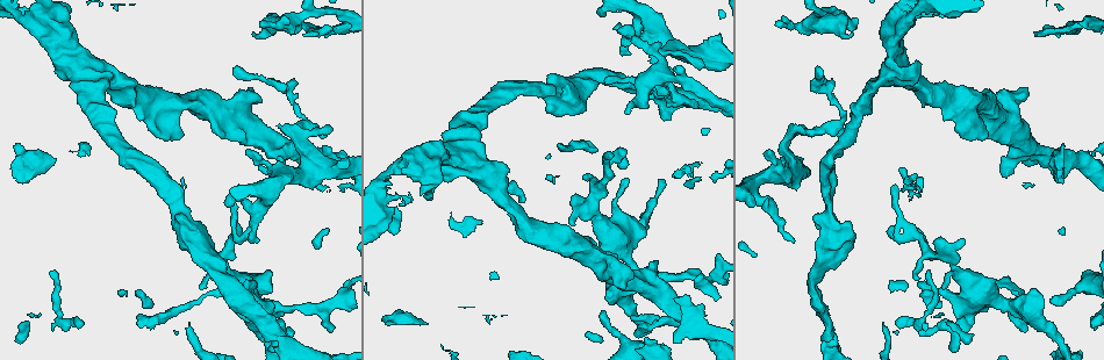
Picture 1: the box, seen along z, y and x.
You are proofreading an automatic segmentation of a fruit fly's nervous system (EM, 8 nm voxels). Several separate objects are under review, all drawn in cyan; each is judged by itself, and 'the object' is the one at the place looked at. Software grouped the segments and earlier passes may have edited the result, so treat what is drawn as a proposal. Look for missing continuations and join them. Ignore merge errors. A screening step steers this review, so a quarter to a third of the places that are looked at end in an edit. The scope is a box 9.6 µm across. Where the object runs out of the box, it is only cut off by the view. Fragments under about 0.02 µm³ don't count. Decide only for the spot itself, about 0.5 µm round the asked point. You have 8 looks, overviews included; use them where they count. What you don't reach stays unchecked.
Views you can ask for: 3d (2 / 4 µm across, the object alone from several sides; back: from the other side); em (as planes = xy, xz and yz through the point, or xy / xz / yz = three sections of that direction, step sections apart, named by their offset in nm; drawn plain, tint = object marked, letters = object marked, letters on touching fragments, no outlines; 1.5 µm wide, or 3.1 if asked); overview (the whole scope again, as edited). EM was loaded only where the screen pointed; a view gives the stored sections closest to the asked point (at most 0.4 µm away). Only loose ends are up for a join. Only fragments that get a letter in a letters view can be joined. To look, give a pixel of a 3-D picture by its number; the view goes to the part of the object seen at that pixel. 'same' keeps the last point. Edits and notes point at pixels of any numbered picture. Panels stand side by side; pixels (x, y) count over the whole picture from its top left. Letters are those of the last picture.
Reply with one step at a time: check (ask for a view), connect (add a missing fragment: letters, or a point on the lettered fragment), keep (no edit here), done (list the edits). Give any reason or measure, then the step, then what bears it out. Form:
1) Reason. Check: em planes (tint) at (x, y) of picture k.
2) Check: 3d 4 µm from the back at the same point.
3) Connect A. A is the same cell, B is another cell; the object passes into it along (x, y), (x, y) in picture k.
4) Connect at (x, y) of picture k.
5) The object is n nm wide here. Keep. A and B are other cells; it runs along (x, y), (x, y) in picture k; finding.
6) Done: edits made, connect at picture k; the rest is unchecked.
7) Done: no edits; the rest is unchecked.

An open end. Check: 3d 2 µm from the back at (633, 38) of picture 1.

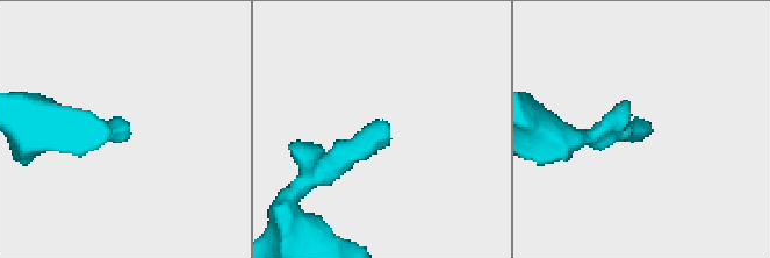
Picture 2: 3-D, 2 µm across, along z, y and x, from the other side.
Check: em planes (letters) at (649, 131) of picture 2.

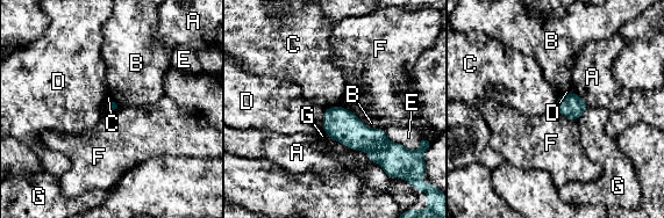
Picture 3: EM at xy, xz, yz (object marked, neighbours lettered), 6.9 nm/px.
Keep. A, B, C, D, E, F and G are other cells; a border runs along (555, 109), (576, 121) in picture 3; no lettered fragment goes on from it.

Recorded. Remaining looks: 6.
Check: 3d 4 µm at (235, 71) of picture 1.

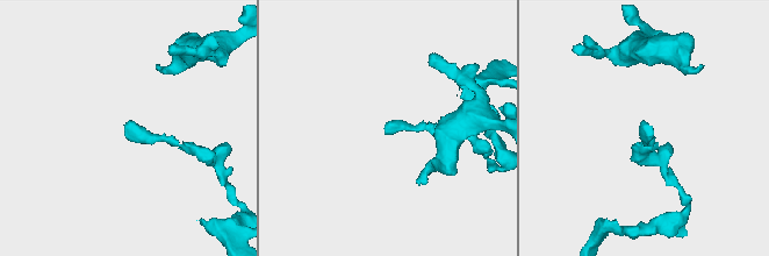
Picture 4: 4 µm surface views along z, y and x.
Check: em planes (tint) at (125, 126) of picture 4.

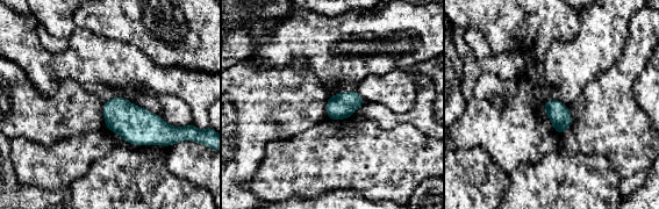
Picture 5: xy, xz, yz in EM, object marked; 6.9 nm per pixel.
Check: em planes (letters) at the same point.

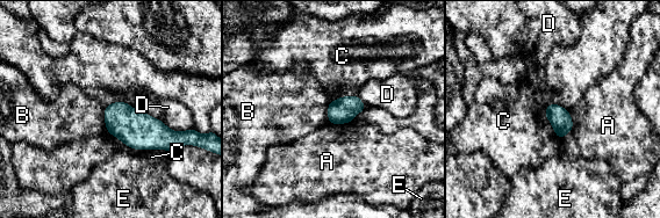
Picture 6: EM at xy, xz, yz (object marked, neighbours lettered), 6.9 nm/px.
The object is 150 nm wide here. Keep. A, B, C, D and E are other cells; a border runs along (103, 108), (106, 128) in picture 6; none of them fits.

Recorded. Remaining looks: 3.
Branch stops here. Check: 3d 4 µm at (270, 290) of picture 1.

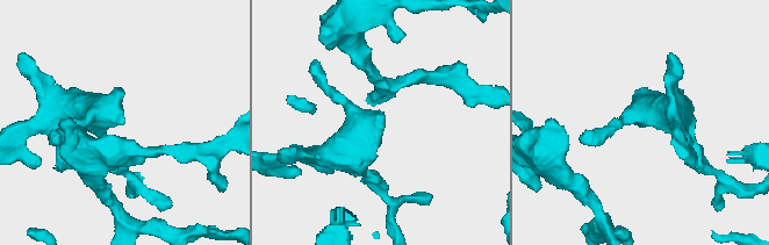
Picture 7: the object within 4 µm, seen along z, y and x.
Now the EM. Check: em planes (letters) at (632, 112) of picture 7.

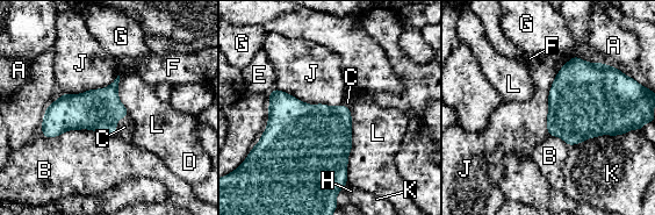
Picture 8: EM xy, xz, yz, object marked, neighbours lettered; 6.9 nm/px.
Connect C. C is the same cell, A, B, D, E, F, G, H, J, K and L are other cells; the object passes into it along (99, 109), (116, 122), (124, 127) in picture 8; it goes on there.

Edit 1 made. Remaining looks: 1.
Done: edits made, connect at picture 8; the rest is unchecked.

